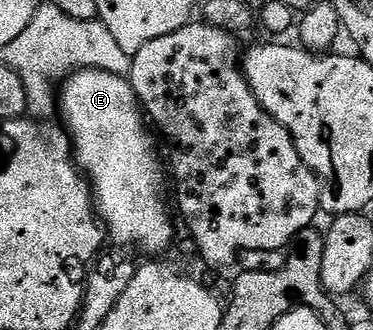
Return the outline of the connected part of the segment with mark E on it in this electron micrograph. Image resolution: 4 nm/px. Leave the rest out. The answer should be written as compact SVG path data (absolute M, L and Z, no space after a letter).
M104 70L76 72L61 85L60 116L61 112L61 123L70 134L76 163L90 181L96 211L109 239L111 236L118 243L115 245L125 246L127 249L139 248L150 255L147 257L161 257L158 255L168 251L174 240L174 224L170 221L169 210L166 209L166 180L162 177L164 164L163 161L162 164L158 161L158 152L154 149L153 138L150 137L151 129L148 127L147 117L129 79L108 74Z

